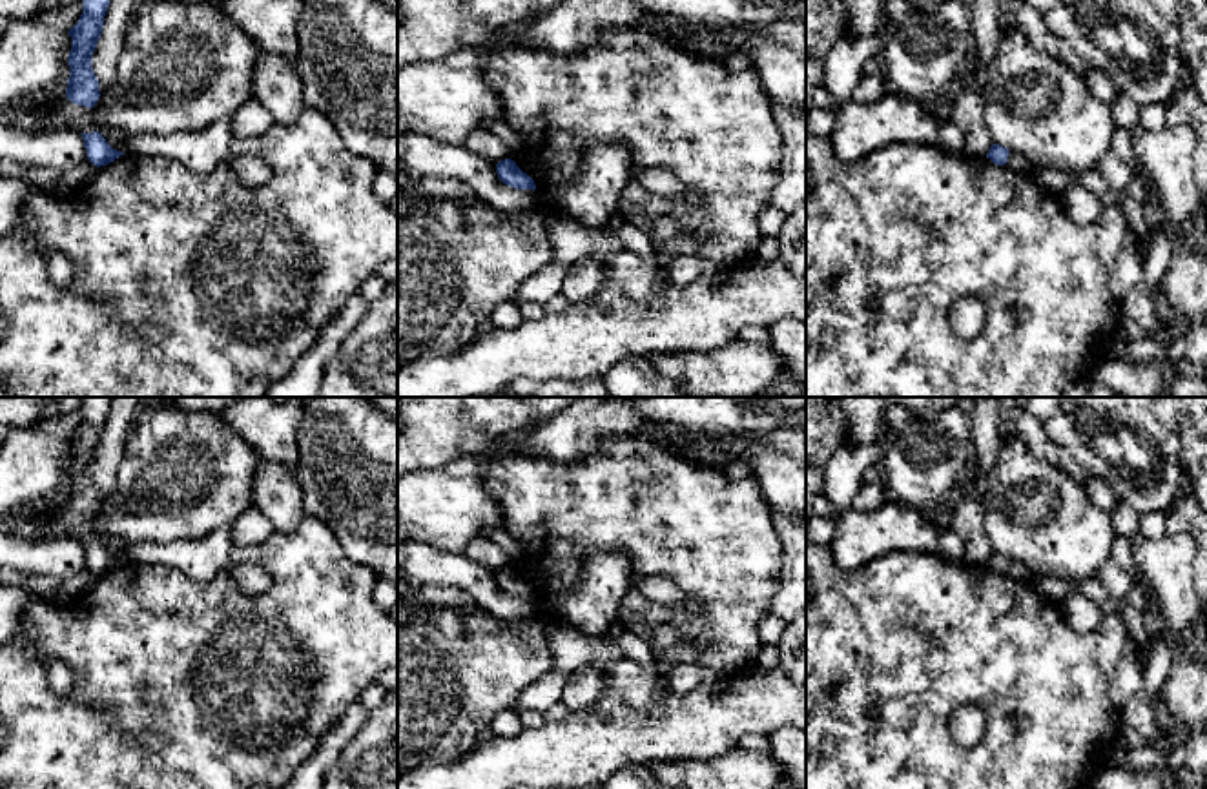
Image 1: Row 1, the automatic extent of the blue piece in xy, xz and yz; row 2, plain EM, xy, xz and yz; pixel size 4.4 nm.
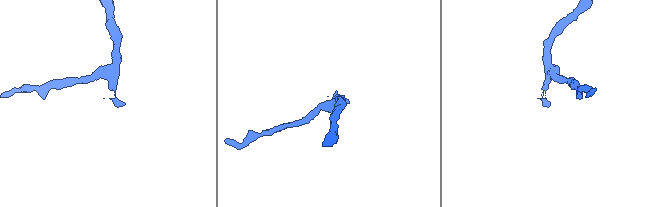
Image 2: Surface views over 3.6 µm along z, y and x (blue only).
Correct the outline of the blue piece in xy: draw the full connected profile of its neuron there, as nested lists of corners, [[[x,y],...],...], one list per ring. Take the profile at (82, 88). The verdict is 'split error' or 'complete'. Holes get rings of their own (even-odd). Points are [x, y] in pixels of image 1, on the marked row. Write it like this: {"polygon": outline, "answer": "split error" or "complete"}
{"polygon": [[[82,0],[82,15],[67,31],[71,51],[67,55],[69,78],[66,98],[55,113],[55,128],[78,131],[84,140],[88,160],[97,168],[119,159],[122,151],[113,149],[91,124],[91,108],[97,104],[98,80],[91,69],[91,55],[102,33],[109,0]]], "answer": "split error"}

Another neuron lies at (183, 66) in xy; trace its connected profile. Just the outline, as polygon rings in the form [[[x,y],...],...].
[[[142,0],[126,31],[115,82],[91,108],[91,124],[98,133],[109,129],[131,138],[140,133],[202,131],[211,124],[230,120],[242,104],[253,98],[252,80],[259,53],[257,44],[222,13],[219,4]]]

